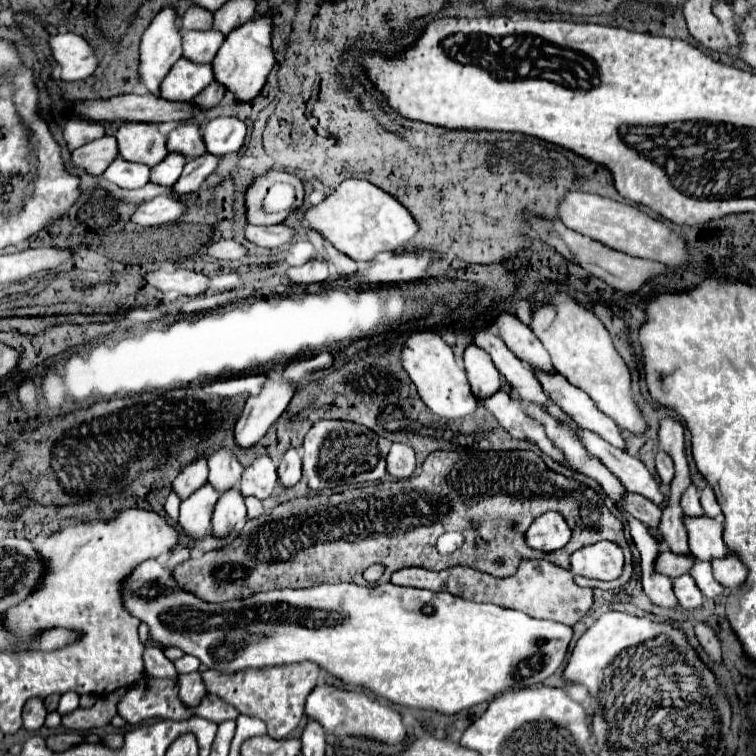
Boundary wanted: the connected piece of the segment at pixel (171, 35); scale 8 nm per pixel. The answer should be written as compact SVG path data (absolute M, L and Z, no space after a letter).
M169 4L153 18L141 40L139 74L153 94L159 92L159 84L181 56L179 14L177 8Z

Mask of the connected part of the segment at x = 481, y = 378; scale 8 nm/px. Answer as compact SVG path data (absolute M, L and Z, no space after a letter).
M475 344L465 350L463 364L465 364L465 370L467 370L467 378L471 382L473 394L475 394L475 398L479 398L479 404L483 406L483 402L491 394L501 390L503 378L501 378L499 370L495 368L495 364L491 362L489 354Z

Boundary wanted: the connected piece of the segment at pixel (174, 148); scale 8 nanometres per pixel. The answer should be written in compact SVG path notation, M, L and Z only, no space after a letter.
M183 122L177 128L173 128L167 136L167 148L169 152L181 152L189 158L197 158L201 154L207 152L207 148L203 146L203 134L201 134L201 126L199 124L191 124L191 122Z

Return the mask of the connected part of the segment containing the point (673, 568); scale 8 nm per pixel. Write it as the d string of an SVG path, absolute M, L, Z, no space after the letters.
M663 548L659 552L659 558L655 558L655 572L657 574L665 574L669 578L677 578L677 576L689 572L691 566L693 566L691 556L673 554L669 548Z

